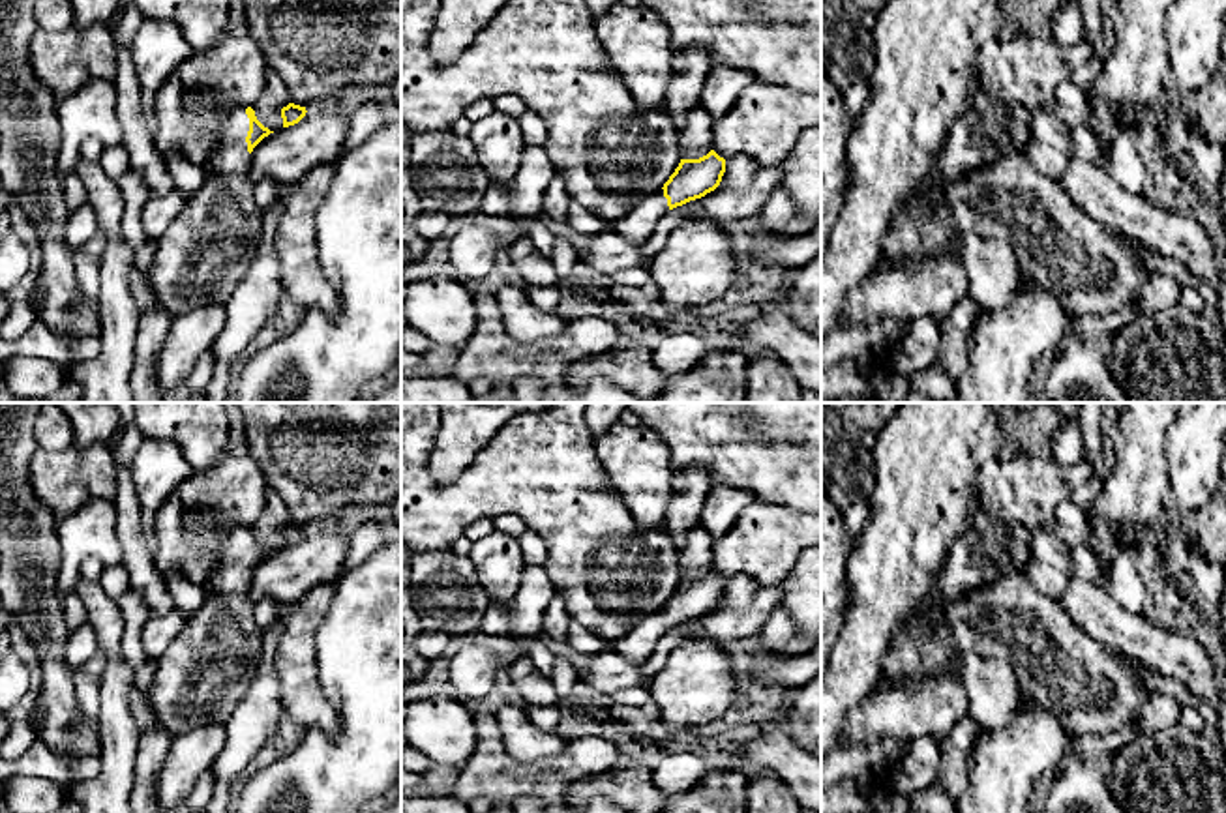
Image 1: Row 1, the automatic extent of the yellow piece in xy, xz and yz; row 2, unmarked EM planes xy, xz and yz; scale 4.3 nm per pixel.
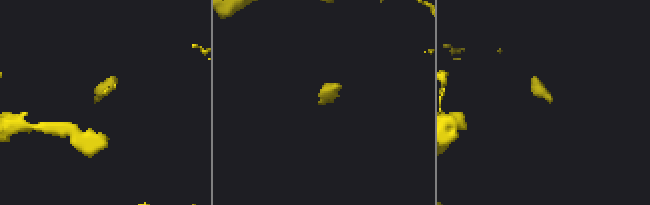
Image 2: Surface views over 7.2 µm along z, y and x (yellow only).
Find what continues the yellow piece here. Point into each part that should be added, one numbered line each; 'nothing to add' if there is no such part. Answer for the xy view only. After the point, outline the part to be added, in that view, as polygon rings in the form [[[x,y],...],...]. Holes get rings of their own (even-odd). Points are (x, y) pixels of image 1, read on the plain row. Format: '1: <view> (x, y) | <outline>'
1: xy (231, 576) | [[[246,526],[227,536],[216,569],[212,571],[204,590],[217,594],[247,594],[251,573],[247,571],[249,538]]]

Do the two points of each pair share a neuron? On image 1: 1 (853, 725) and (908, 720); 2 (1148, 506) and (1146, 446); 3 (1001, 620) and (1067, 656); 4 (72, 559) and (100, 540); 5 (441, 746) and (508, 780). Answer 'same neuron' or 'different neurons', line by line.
1: same neuron
2: same neuron
3: same neuron
4: same neuron
5: different neurons

